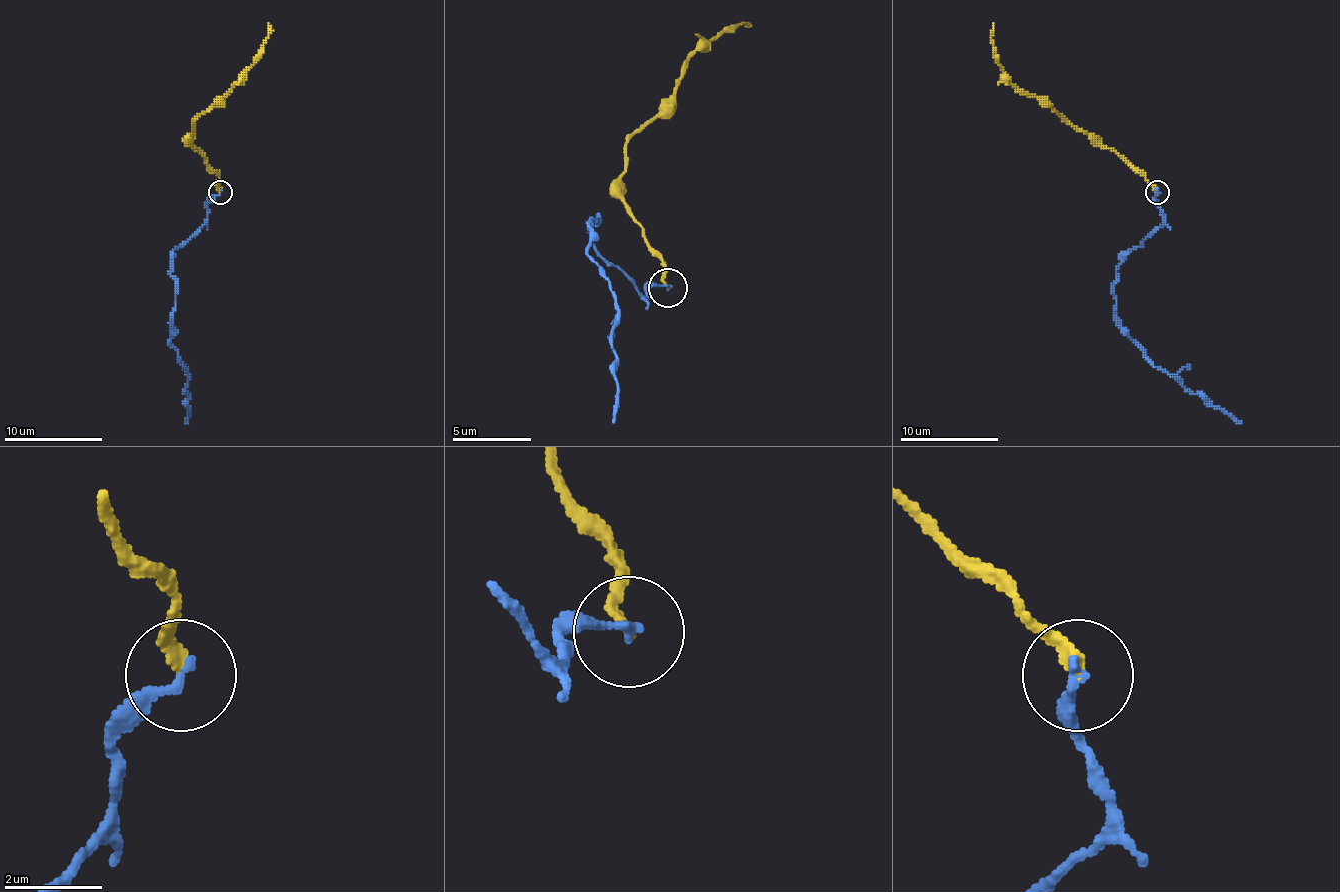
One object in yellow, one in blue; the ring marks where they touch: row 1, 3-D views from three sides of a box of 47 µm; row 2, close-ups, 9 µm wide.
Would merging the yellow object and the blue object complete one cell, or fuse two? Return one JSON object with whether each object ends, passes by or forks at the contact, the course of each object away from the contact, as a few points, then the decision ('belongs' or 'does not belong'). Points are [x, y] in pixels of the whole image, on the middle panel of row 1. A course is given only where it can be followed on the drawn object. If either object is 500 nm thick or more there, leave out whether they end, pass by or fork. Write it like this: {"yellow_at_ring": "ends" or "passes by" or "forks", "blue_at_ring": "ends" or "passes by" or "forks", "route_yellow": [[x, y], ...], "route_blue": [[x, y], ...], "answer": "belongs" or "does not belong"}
{"yellow_at_ring": "ends", "blue_at_ring": "ends", "route_yellow": [[667, 288], [667, 269], [627, 210], [623, 147], [674, 92], [682, 65], [721, 29], [741, 22], [745, 25]], "route_blue": [[667, 288], [651, 284], [643, 296], [592, 245], [588, 225], [600, 218], [588, 253], [616, 300], [612, 422]], "answer": "does not belong"}

